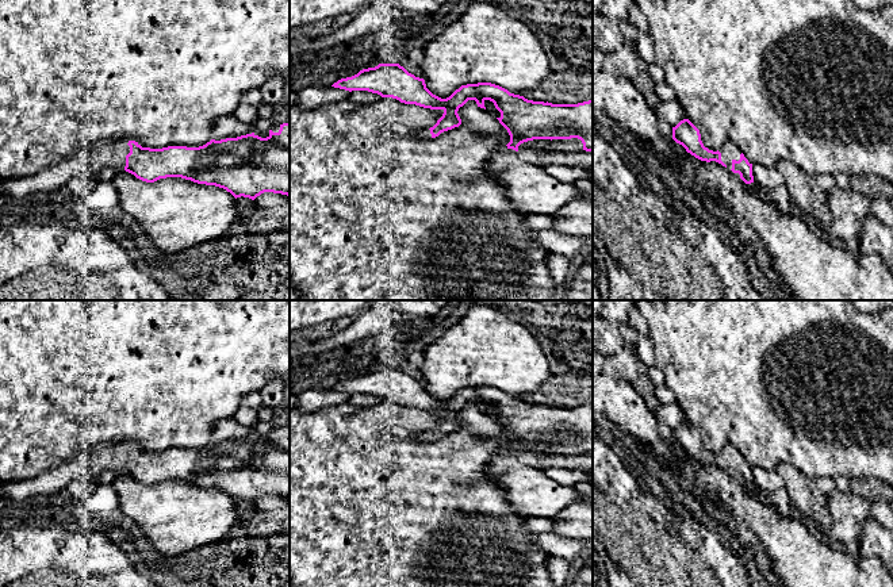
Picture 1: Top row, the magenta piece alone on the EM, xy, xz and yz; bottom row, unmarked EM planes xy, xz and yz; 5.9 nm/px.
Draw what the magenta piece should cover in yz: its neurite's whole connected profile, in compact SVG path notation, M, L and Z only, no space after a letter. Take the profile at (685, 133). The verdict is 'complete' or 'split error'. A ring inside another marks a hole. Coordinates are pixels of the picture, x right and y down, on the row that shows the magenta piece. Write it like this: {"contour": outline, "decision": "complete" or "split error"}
{"contour": "M689 119L672 127L672 139L695 158L706 162L716 161L733 173L739 173L746 184L754 183L752 164L732 141L727 139L717 151L709 150L701 141L700 130Z", "decision": "split error"}

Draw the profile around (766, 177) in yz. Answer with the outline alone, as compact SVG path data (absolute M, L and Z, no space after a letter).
M754 164L752 176L754 184L756 184L763 191L770 191L782 184L782 176L775 166Z

